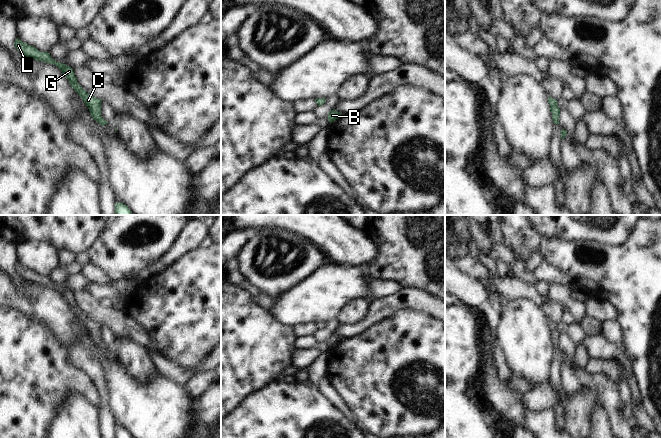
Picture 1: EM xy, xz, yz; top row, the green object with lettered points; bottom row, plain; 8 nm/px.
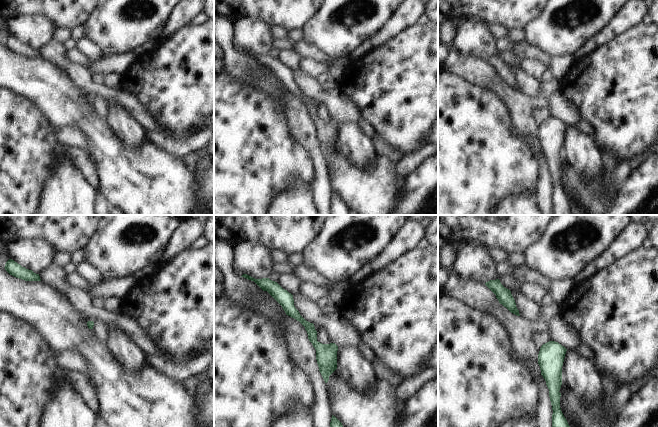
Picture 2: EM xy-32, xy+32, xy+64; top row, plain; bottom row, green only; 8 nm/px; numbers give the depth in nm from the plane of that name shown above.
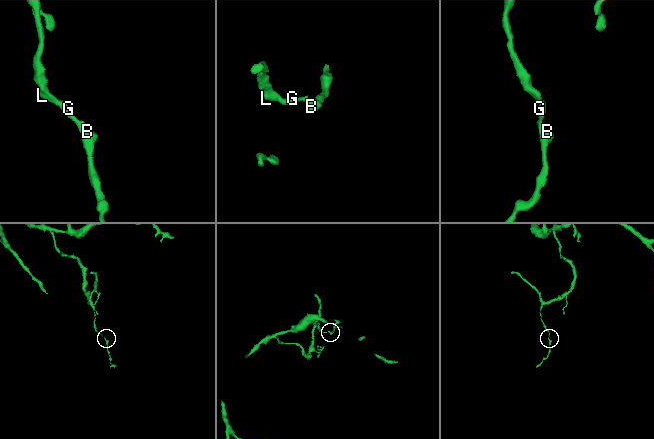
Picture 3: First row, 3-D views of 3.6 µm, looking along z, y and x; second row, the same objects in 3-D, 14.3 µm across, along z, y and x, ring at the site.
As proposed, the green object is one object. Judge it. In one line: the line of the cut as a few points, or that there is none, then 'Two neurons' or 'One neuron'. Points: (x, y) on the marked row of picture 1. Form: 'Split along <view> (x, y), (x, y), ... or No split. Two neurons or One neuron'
No split. One neuron

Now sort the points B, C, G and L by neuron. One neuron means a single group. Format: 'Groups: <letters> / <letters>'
Groups: B C G L

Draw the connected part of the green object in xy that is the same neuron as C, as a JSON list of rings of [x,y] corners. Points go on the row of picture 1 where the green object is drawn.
[[[18,38],[15,40],[15,48],[24,56],[35,59],[37,61],[42,61],[49,64],[56,65],[63,75],[68,79],[70,82],[71,87],[78,93],[78,95],[83,99],[84,103],[88,107],[91,117],[97,121],[100,125],[104,126],[108,122],[105,121],[101,116],[101,99],[93,97],[89,95],[77,82],[77,78],[74,74],[74,71],[71,67],[56,62],[54,59],[51,58],[48,52],[41,52],[37,48],[30,46]]]

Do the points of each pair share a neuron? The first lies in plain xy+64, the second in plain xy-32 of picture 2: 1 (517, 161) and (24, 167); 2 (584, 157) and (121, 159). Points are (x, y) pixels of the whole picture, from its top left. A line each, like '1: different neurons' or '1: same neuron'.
1: same neuron
2: different neurons

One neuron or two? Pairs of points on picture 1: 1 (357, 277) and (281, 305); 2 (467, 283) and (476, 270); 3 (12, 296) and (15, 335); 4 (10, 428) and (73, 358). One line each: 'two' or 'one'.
1: one
2: two
3: two
4: two

